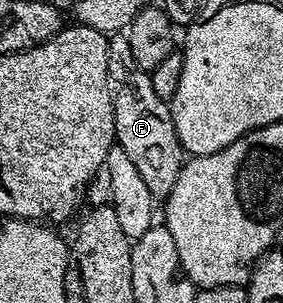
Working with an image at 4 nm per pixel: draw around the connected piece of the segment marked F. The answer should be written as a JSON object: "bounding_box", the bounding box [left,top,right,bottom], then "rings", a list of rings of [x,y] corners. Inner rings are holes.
{"bounding_box":[107,33,183,200],"rings":[[[124,33],[112,35],[107,44],[107,80],[109,91],[113,97],[113,111],[115,112],[115,142],[120,145],[131,158],[144,183],[150,188],[154,199],[164,200],[169,197],[171,188],[175,184],[177,174],[183,165],[183,151],[181,141],[175,132],[175,120],[170,103],[160,98],[151,88],[150,71],[141,70],[135,64],[135,56],[131,56],[131,44]]]}

